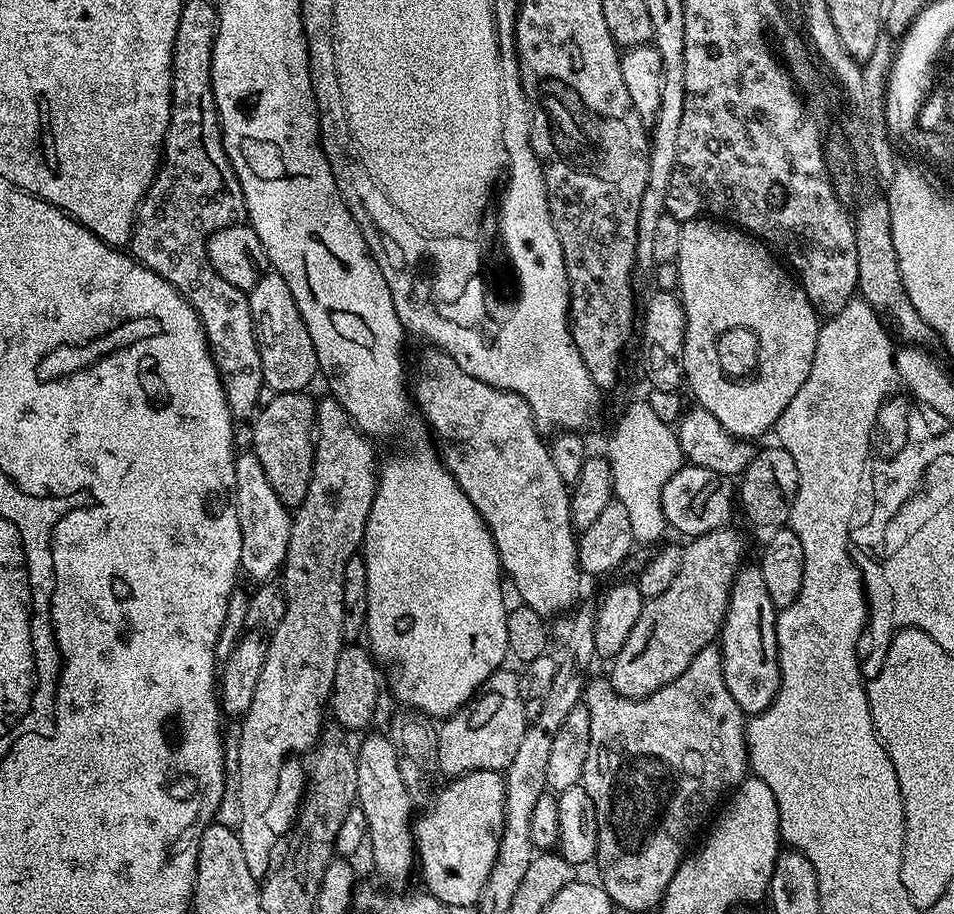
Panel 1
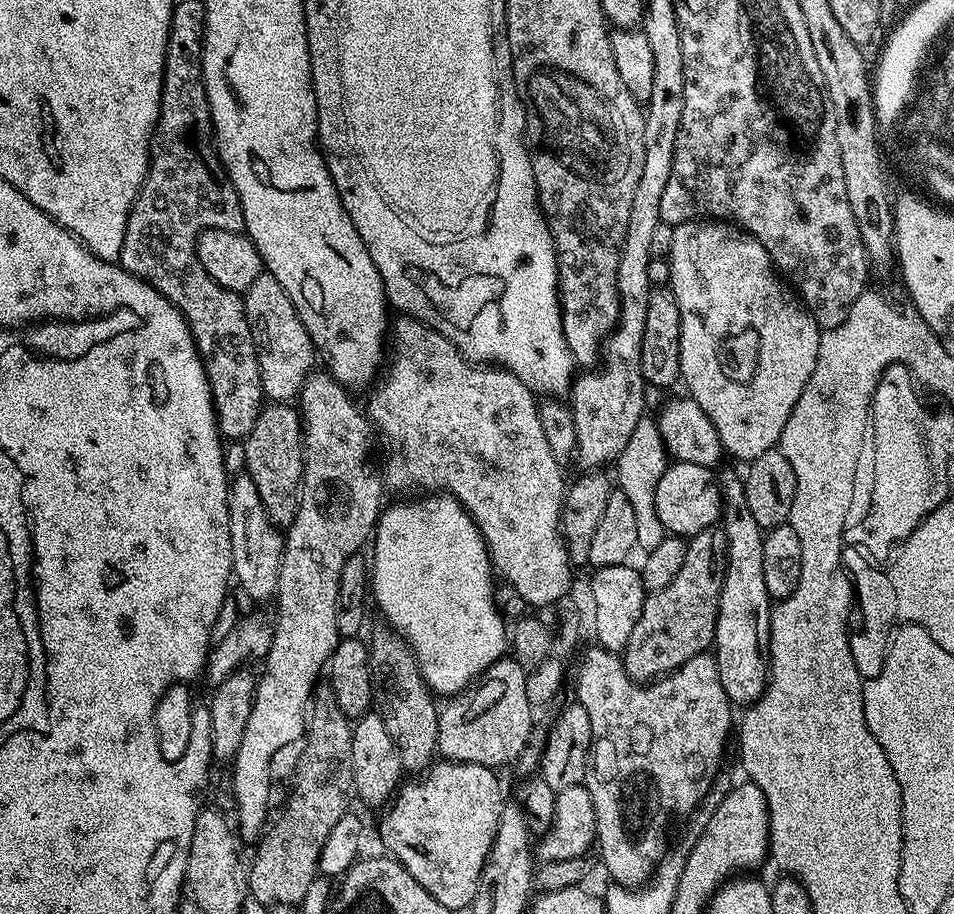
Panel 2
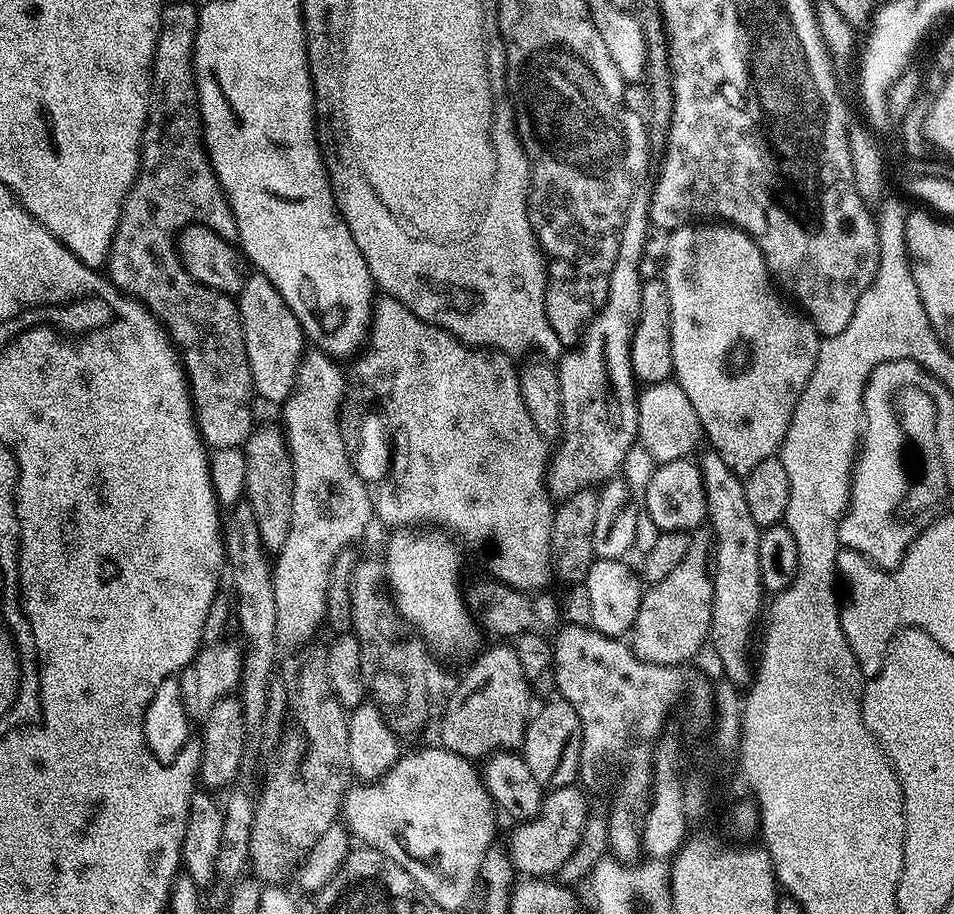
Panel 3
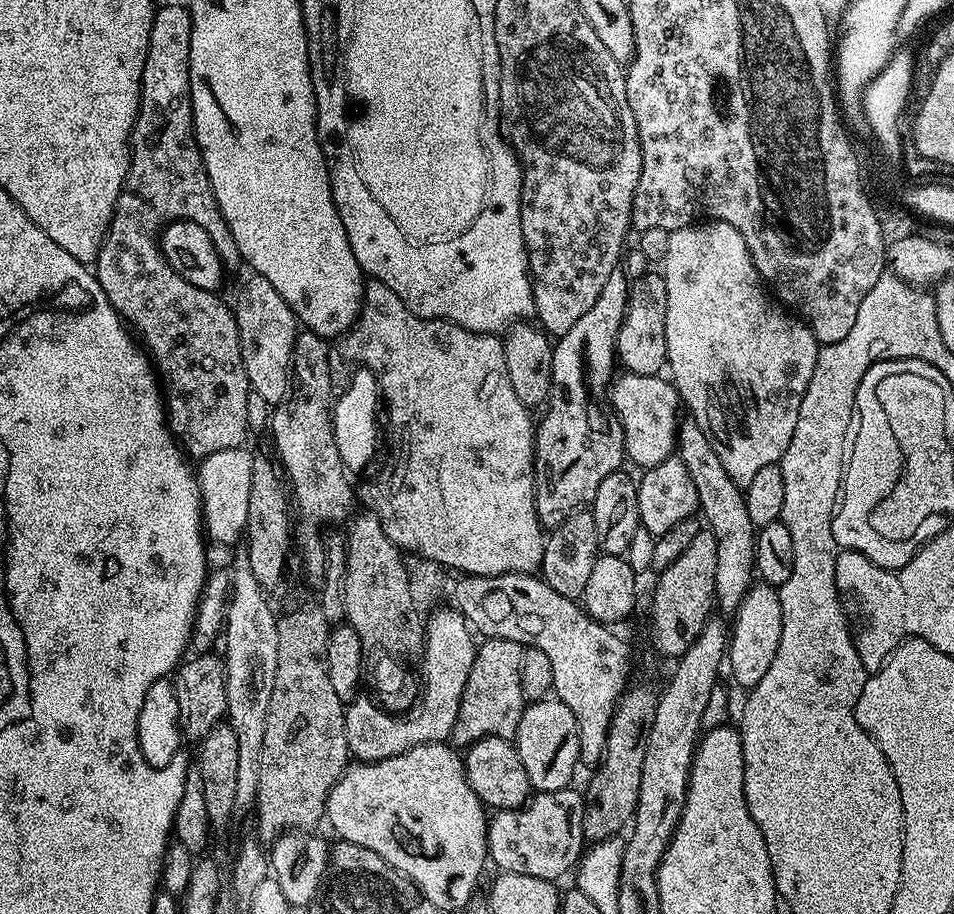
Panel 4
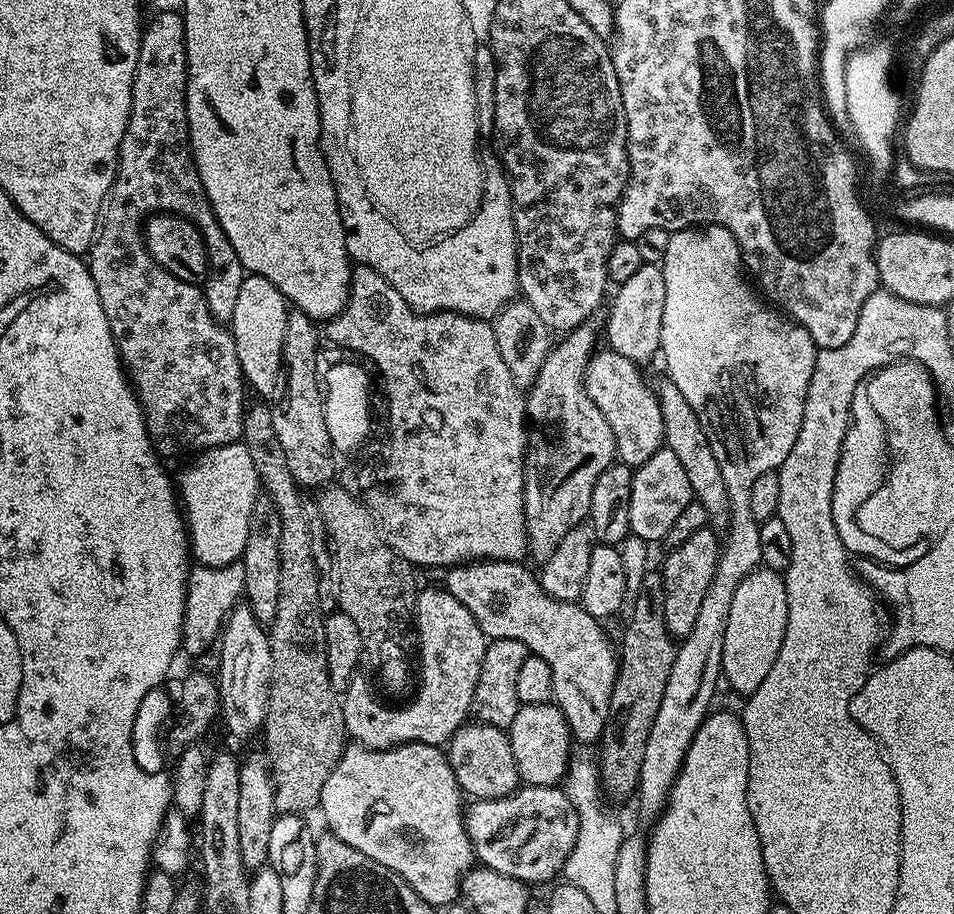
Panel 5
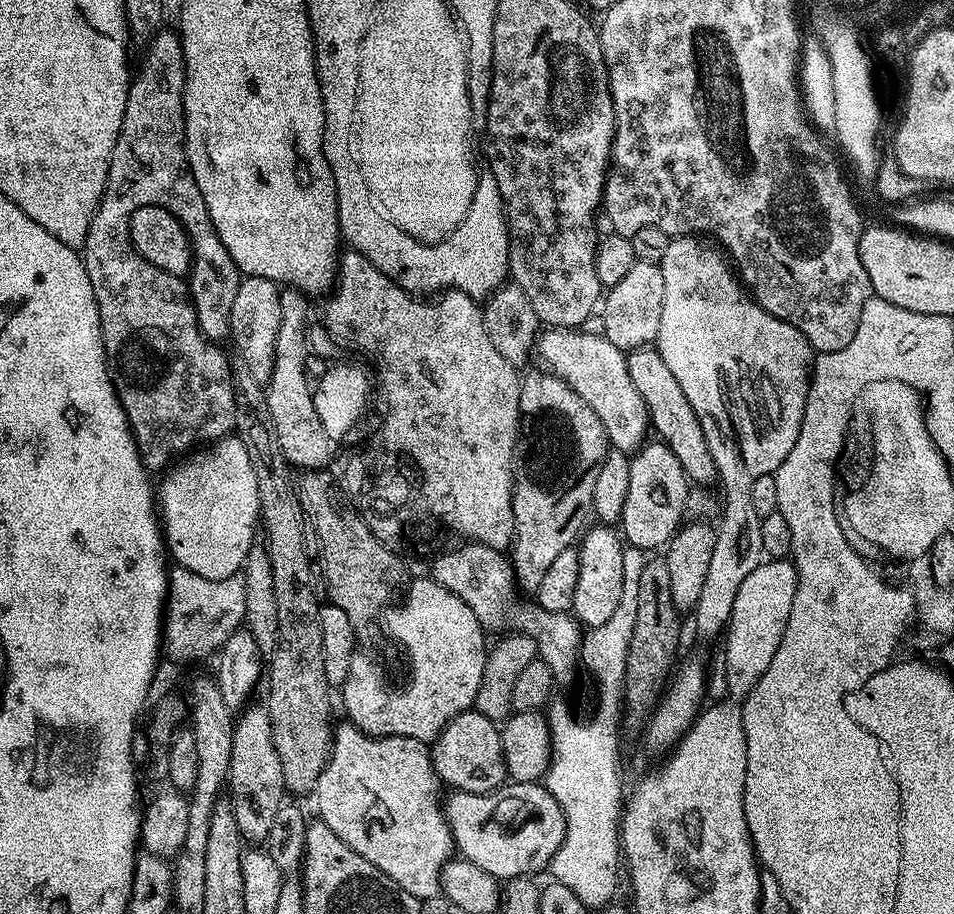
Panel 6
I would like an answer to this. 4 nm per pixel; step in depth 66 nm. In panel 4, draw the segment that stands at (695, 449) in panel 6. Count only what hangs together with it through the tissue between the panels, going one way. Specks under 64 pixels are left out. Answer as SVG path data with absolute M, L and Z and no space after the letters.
M691 418L681 419L676 434L678 455L682 466L690 474L694 482L694 490L698 490L698 512L708 519L707 531L714 534L716 539L716 594L714 604L728 614L735 613L744 600L744 595L754 583L756 567L756 525L750 522L750 513L746 511L744 491L726 474L718 454L714 454L714 446L710 446L710 438L702 434L698 422Z

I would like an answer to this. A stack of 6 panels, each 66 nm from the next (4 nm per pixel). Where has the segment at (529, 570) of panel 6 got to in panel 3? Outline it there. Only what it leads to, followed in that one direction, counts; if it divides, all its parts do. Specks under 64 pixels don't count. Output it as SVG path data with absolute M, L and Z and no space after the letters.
M641 186L626 206L626 222L622 222L618 258L614 258L614 270L610 270L608 296L584 329L580 343L569 347L558 360L556 374L561 388L561 430L556 445L560 445L551 453L546 473L548 495L556 502L563 502L579 491L595 489L605 480L613 479L623 469L626 454L630 454L630 450L638 444L638 381L632 373L630 346L642 310L645 280L639 276L639 263L645 257L644 247L650 237L649 214L650 192L647 187Z

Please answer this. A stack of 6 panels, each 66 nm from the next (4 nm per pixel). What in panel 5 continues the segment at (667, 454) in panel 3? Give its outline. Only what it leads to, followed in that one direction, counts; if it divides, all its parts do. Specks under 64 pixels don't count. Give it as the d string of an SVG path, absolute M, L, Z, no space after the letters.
M600 350L593 355L584 375L584 388L590 394L594 406L602 410L602 418L610 422L610 430L614 430L619 463L634 470L640 468L646 458L665 447L662 406L658 406L653 385L647 384L640 377L640 372L641 369L630 362L630 358L622 358L622 354L611 350Z

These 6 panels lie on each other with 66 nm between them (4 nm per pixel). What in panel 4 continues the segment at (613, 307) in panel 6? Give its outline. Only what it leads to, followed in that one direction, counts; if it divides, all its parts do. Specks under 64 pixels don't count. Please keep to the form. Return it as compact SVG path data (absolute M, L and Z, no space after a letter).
M649 270L631 281L626 314L616 339L616 358L624 372L633 372L639 376L659 376L665 371L668 363L666 282L659 271Z

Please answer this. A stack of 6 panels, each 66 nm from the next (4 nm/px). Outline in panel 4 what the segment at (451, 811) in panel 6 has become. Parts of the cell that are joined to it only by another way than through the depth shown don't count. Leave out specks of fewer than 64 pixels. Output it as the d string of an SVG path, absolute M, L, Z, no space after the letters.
M569 786L557 792L538 792L529 799L523 808L506 808L497 811L488 821L488 854L491 863L497 864L500 872L513 872L514 874L530 874L534 878L542 878L553 882L559 881L559 876L564 876L577 867L578 861L585 851L586 841L584 838L584 798L579 791L575 792L575 787Z

